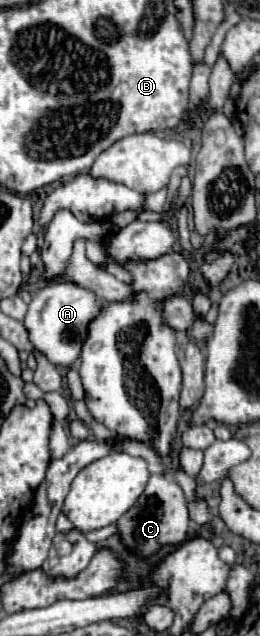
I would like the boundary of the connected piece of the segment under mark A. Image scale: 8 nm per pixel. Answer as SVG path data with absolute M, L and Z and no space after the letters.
M61 282L45 286L33 296L23 324L27 324L31 342L35 348L39 348L39 352L43 352L53 364L69 368L81 358L81 350L87 340L87 326L101 314L103 308L105 302L99 300L93 290L87 290L73 282Z

